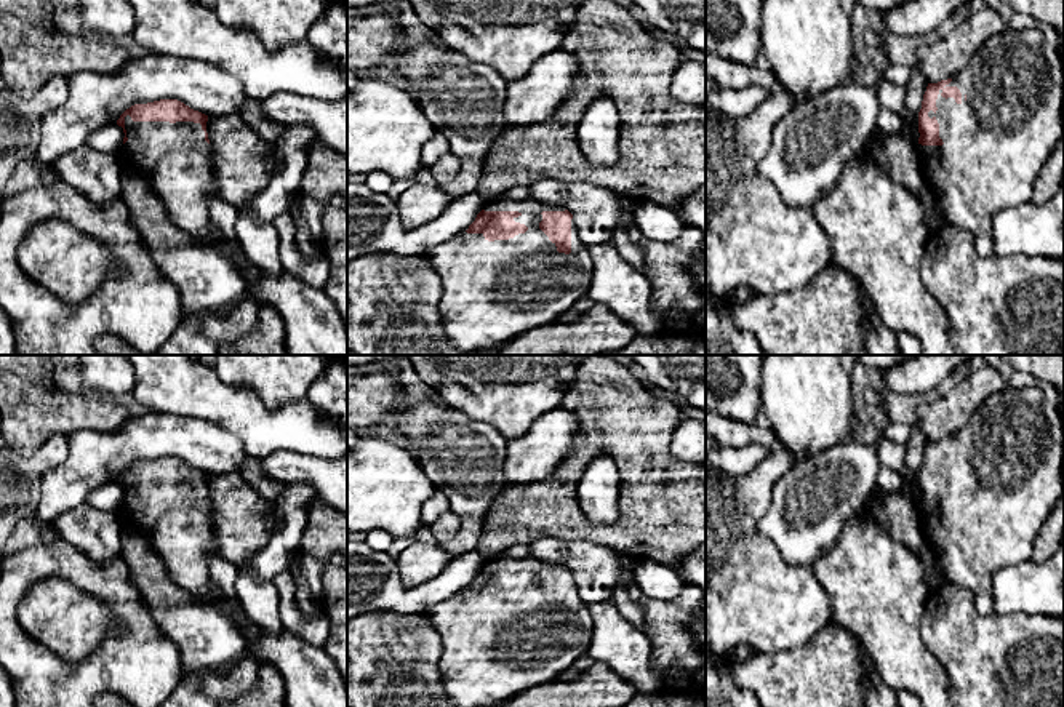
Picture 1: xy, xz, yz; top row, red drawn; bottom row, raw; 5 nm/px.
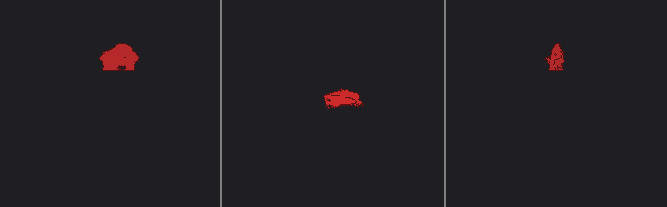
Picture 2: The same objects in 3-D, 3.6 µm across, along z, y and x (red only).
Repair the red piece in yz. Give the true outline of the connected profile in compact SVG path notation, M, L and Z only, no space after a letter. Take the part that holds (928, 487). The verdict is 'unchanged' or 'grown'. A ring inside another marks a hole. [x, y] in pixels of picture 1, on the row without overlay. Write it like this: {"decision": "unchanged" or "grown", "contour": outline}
{"decision": "grown", "contour": "M1006 387L992 393L957 435L941 438L938 441L928 441L923 453L922 467L914 478L914 483L920 491L918 501L915 502L920 533L939 550L946 581L950 581L954 585L968 590L973 595L976 609L981 616L994 614L992 582L995 573L1003 566L1018 565L1032 558L1035 539L1043 523L1048 520L1053 507L1064 494L1064 425L1058 403L1048 398L1043 387Z"}

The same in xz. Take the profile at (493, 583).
{"decision": "grown", "contour": "M534 557L485 561L467 589L434 605L427 616L442 637L438 670L454 707L491 707L555 681L578 657L587 654L594 630L589 605L581 600L573 573L563 565L544 563Z"}

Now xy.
{"decision": "grown", "contour": "M160 457L147 462L134 462L126 467L117 483L123 486L123 504L117 510L122 525L147 528L154 539L155 552L170 579L194 595L202 605L213 605L224 616L230 617L242 633L246 645L240 659L211 667L221 673L227 672L240 661L250 657L261 665L275 669L283 681L286 707L347 707L347 688L338 667L325 654L323 648L312 646L288 630L272 635L259 627L258 638L251 640L245 633L245 625L251 622L245 611L234 609L222 589L211 579L210 555L218 555L219 549L213 537L211 502L206 491L208 473L190 467L178 457Z"}

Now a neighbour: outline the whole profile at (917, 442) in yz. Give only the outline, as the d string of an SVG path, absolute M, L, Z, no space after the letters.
M915 422L910 425L910 437L906 443L904 462L909 472L909 477L914 480L922 467L923 453L926 449L928 438Z

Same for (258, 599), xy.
M251 561L237 565L235 592L246 617L262 630L277 635L283 630L278 613L278 590L272 581L256 579Z

